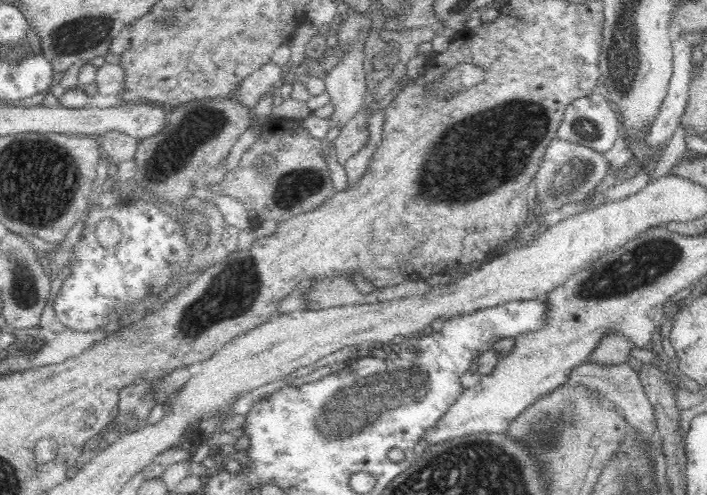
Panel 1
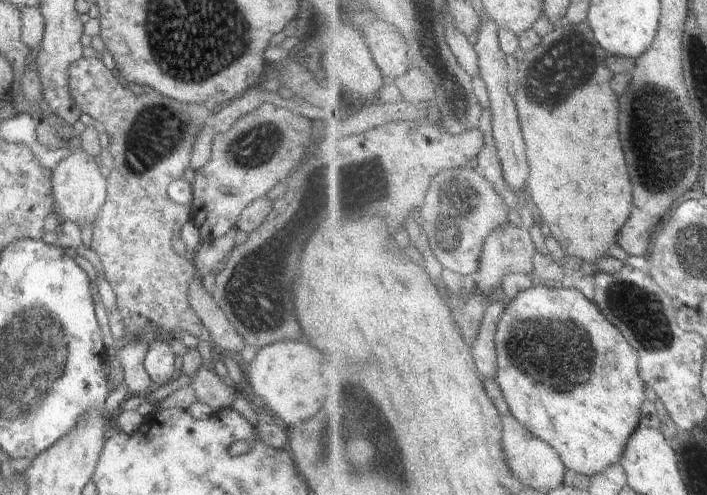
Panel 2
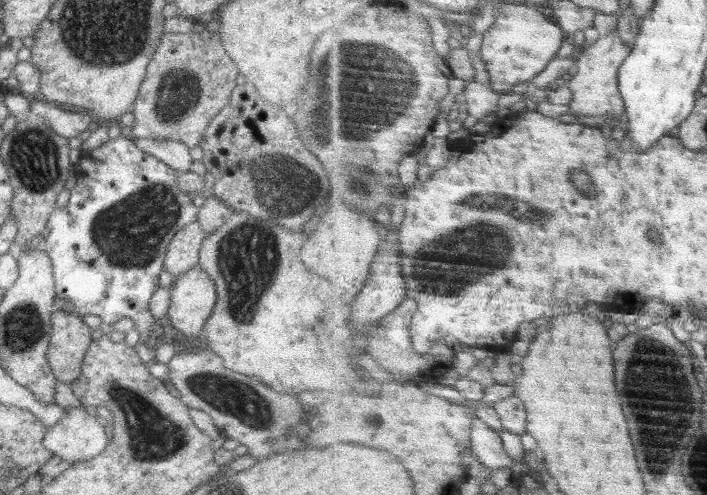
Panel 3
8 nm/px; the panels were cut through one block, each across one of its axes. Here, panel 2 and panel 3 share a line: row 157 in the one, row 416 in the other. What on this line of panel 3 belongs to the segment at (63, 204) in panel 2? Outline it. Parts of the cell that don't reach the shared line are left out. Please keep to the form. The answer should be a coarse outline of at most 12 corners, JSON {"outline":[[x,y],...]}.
{"outline":[[83,407],[47,428],[44,448],[71,465],[104,452],[108,434]]}

